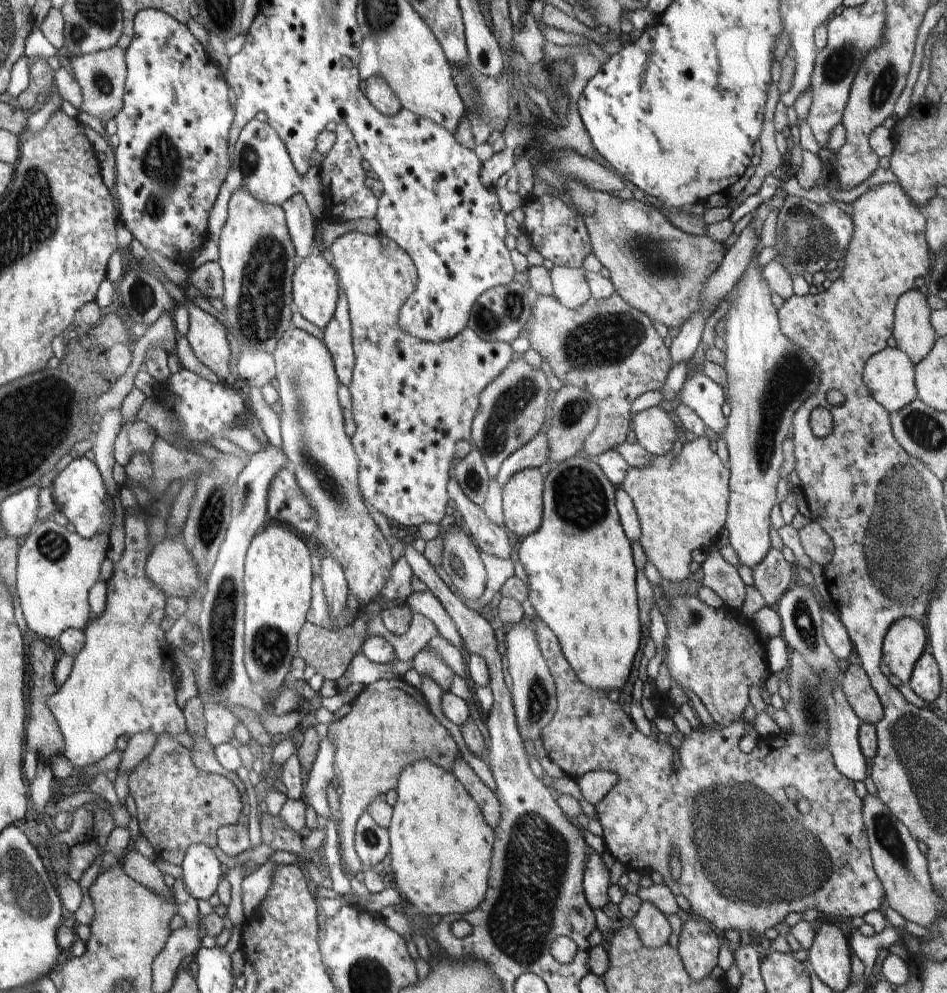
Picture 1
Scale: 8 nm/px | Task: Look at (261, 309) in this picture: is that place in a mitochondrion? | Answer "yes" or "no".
yes

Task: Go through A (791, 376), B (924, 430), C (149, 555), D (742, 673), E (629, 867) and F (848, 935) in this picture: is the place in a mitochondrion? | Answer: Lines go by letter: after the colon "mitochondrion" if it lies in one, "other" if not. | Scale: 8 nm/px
A: mitochondrion
B: mitochondrion
C: other
D: other
E: other
F: other

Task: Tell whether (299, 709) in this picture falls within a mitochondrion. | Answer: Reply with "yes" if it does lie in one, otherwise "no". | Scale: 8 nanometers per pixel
no

